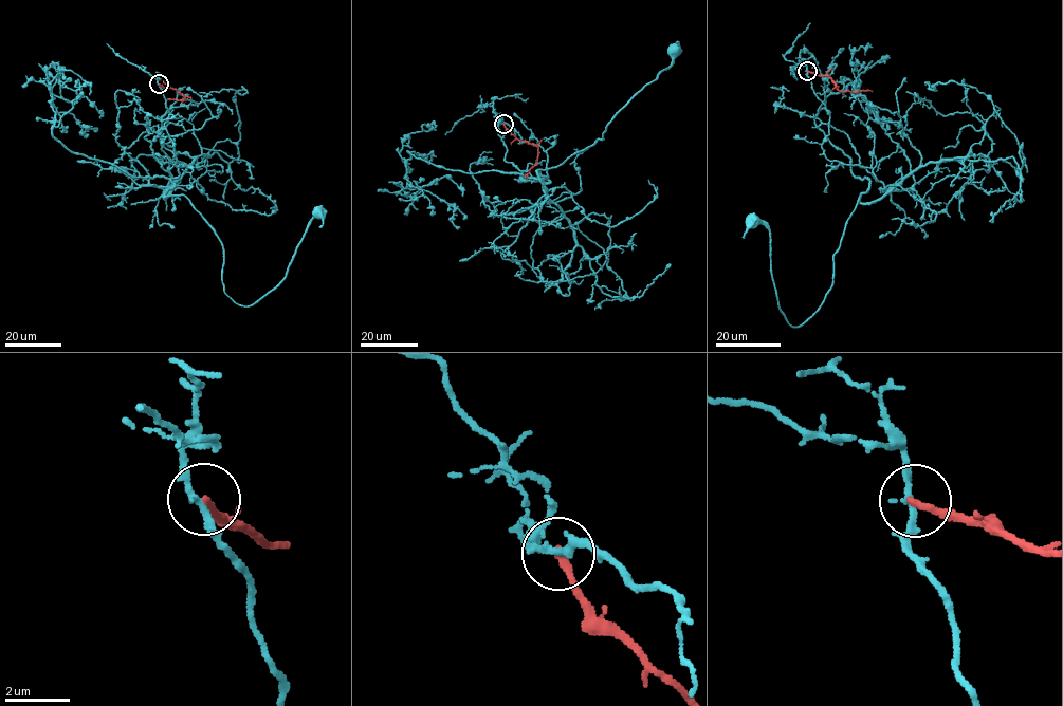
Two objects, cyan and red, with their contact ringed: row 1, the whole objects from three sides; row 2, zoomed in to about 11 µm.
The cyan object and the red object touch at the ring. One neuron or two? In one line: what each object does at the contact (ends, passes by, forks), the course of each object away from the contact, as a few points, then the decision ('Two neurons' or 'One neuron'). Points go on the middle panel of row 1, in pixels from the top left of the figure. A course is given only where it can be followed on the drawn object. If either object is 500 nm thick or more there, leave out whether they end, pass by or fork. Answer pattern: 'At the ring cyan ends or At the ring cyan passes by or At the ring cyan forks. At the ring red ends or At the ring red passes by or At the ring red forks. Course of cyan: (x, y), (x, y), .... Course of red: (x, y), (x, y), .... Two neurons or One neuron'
At the ring cyan passes by. At the ring red ends. Course of cyan: (503, 124), (548, 155), (546, 193), (537, 170), (604, 140), (674, 51). Course of red: (503, 124), (518, 140), (537, 148), (537, 162), (527, 179). Two neurons

